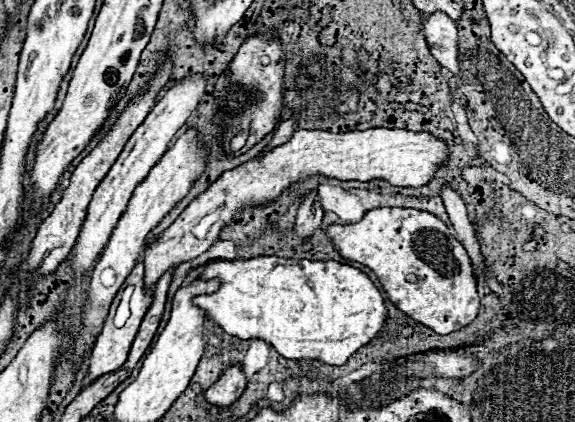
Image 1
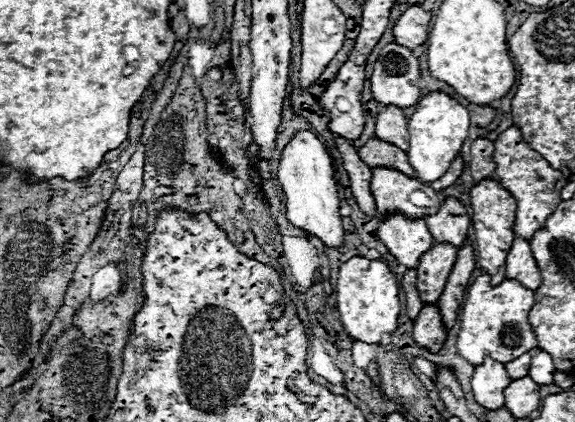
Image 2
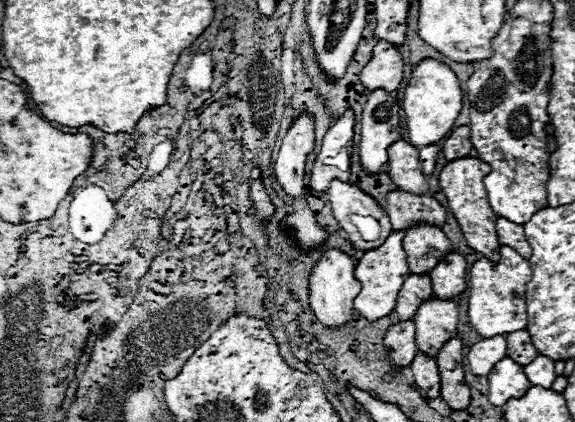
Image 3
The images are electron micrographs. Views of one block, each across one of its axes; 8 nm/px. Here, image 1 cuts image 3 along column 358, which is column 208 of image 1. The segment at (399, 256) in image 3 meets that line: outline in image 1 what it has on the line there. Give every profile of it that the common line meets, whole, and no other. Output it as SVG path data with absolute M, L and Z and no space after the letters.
M258 256L258 258L250 258L250 260L208 260L202 268L198 268L198 278L200 280L220 280L220 286L216 292L212 294L204 294L204 296L194 296L194 304L204 308L206 314L230 336L236 336L240 340L264 340L270 346L276 348L276 352L284 358L290 360L302 360L302 358L310 358L310 360L320 360L324 364L332 364L332 366L340 366L344 364L356 350L360 350L362 346L366 346L370 340L374 340L378 336L378 332L382 332L386 318L388 318L388 310L384 304L384 298L380 294L380 290L376 288L376 284L358 268L350 266L350 264L340 264L336 260L292 260L292 258L278 258L278 256Z

